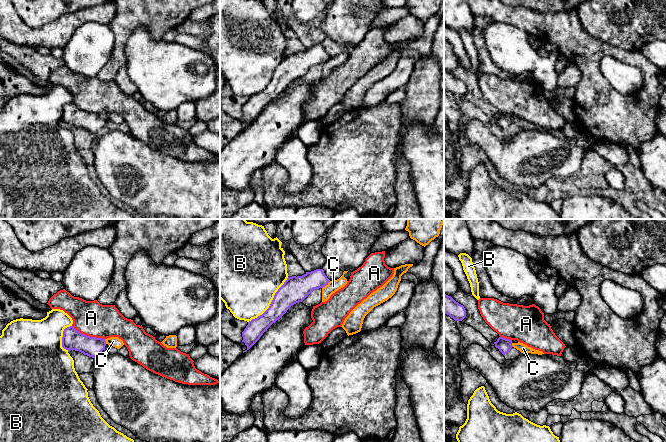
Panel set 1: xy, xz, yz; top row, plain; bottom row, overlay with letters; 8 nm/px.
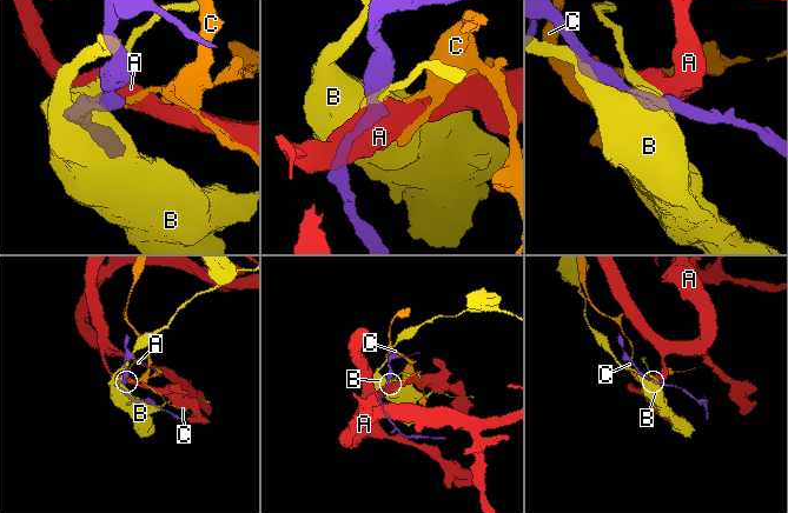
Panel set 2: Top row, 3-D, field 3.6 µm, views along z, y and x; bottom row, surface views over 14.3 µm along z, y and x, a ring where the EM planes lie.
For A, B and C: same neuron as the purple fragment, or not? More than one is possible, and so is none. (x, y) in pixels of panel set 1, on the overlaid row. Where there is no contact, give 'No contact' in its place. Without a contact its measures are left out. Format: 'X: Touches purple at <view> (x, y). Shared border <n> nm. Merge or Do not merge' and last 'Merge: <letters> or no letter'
A: Touches purple at xy (88, 336). Shared border 280 nm. Do not merge
B: Touches purple at xz (271, 302). Shared border 480 nm. Do not merge
C: Touches purple at xz (326, 284). Shared border 90 nm. Do not merge
Merge: no letter

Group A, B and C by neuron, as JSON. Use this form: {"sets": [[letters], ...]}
{"sets": [["A"], ["B"], ["C"]]}

